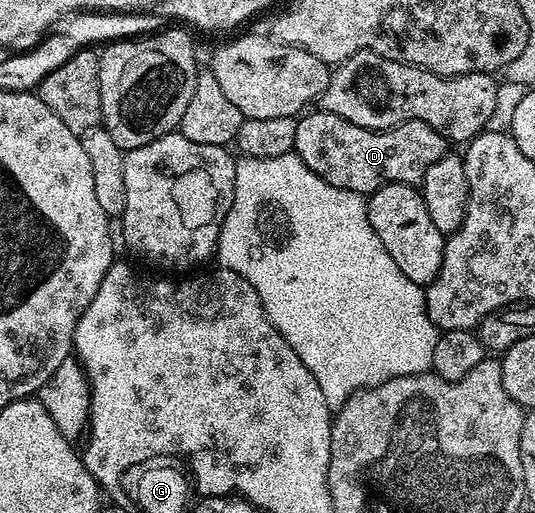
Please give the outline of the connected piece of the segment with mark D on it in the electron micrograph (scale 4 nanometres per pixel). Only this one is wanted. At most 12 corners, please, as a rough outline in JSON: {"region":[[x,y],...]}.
{"region":[[336,112],[296,120],[324,179],[371,194],[420,182],[446,155],[421,120],[358,126]]}

